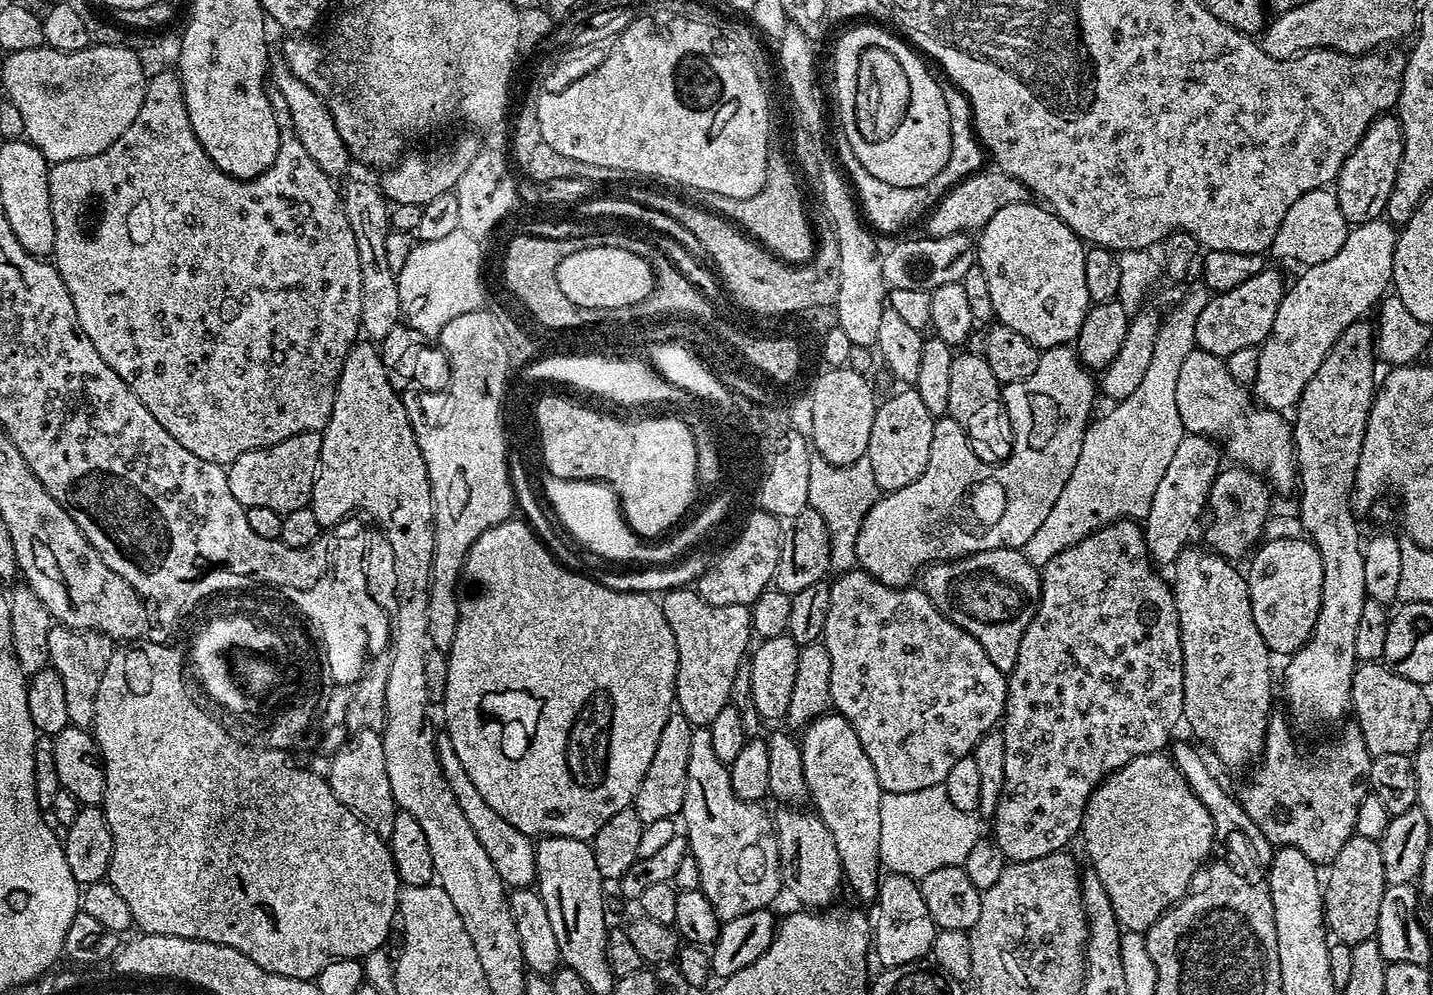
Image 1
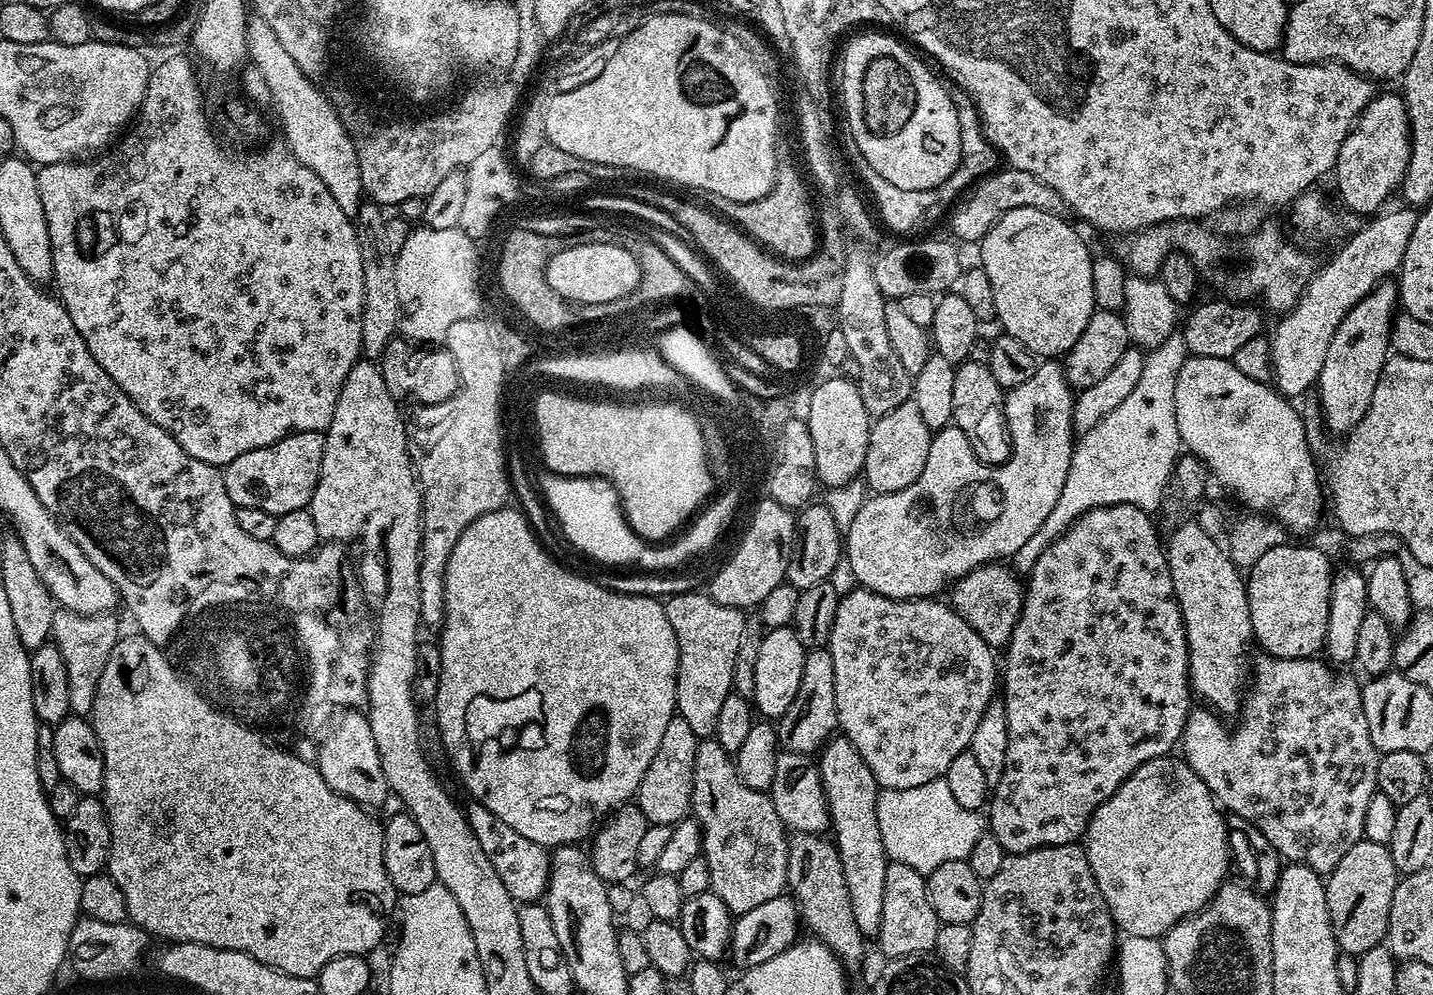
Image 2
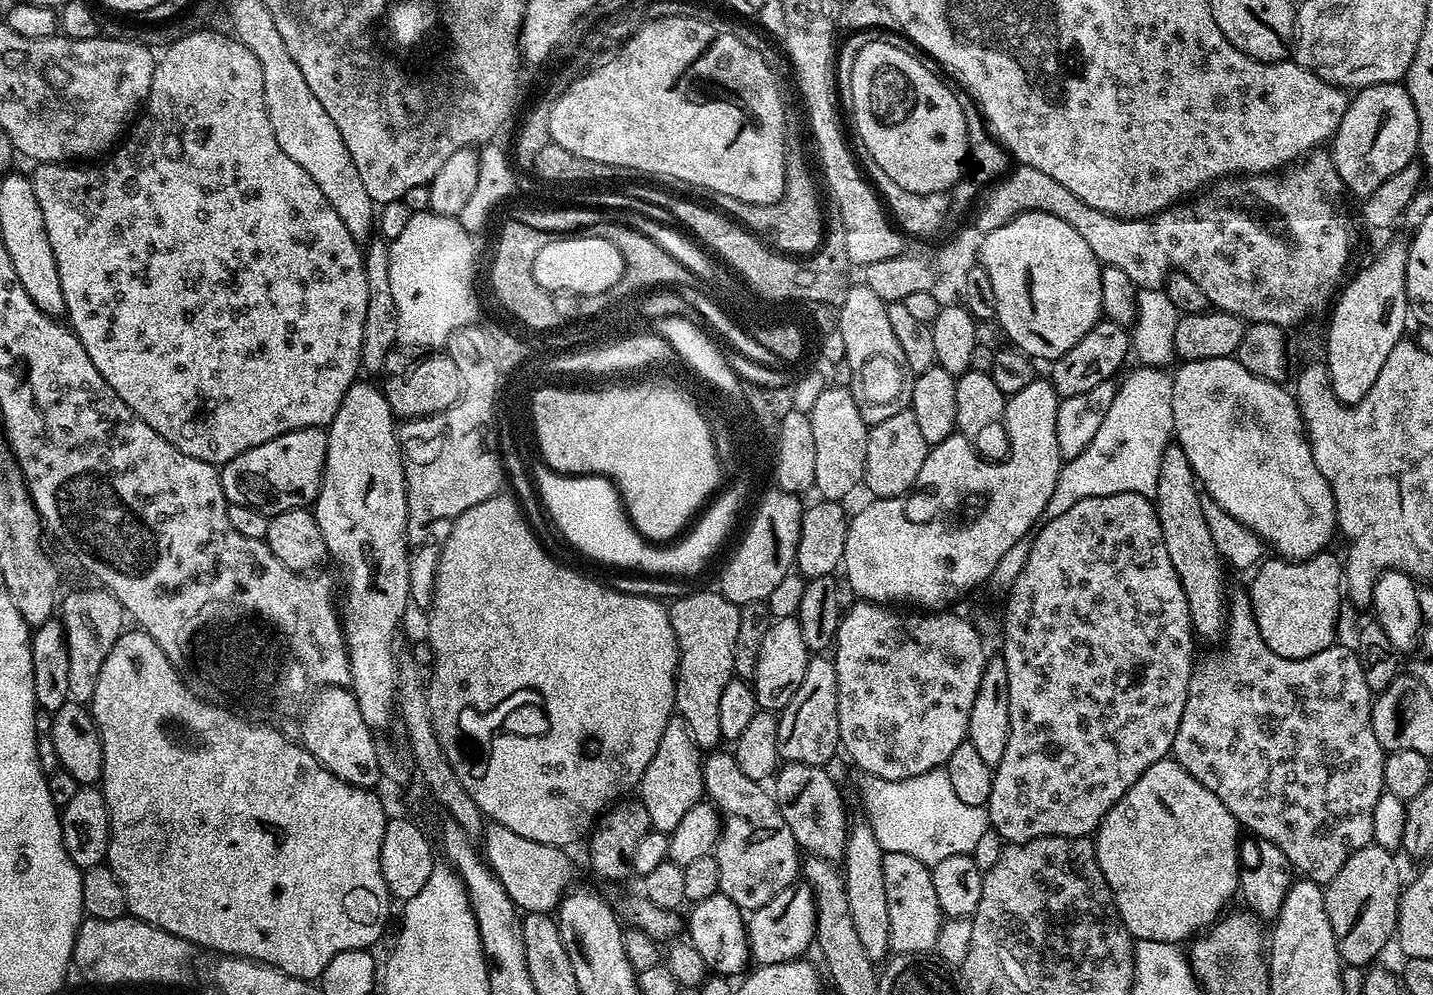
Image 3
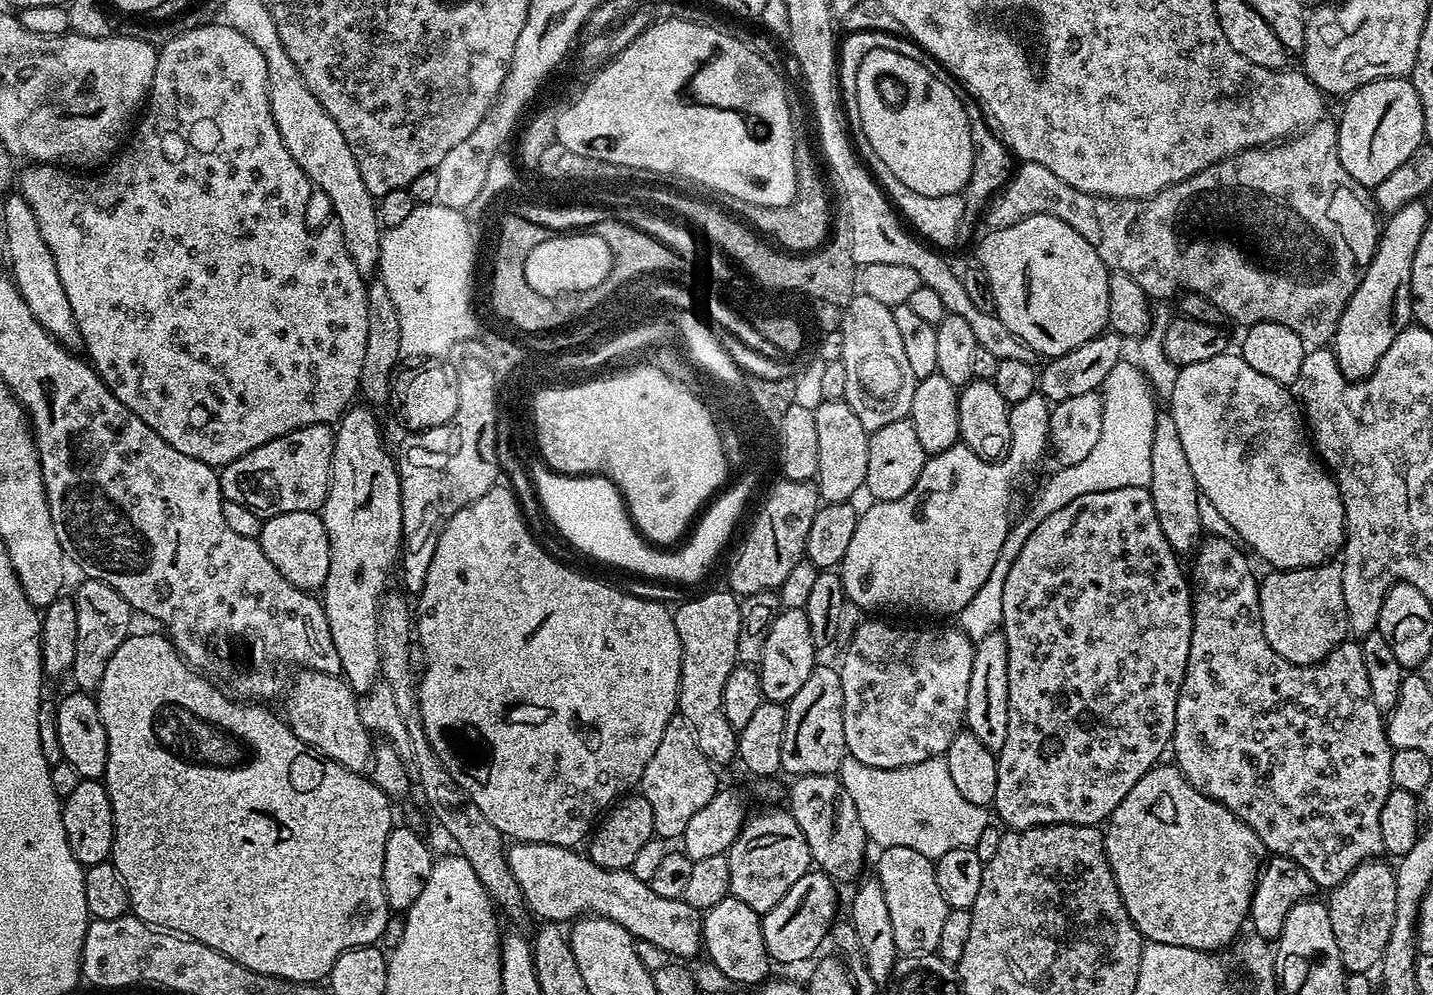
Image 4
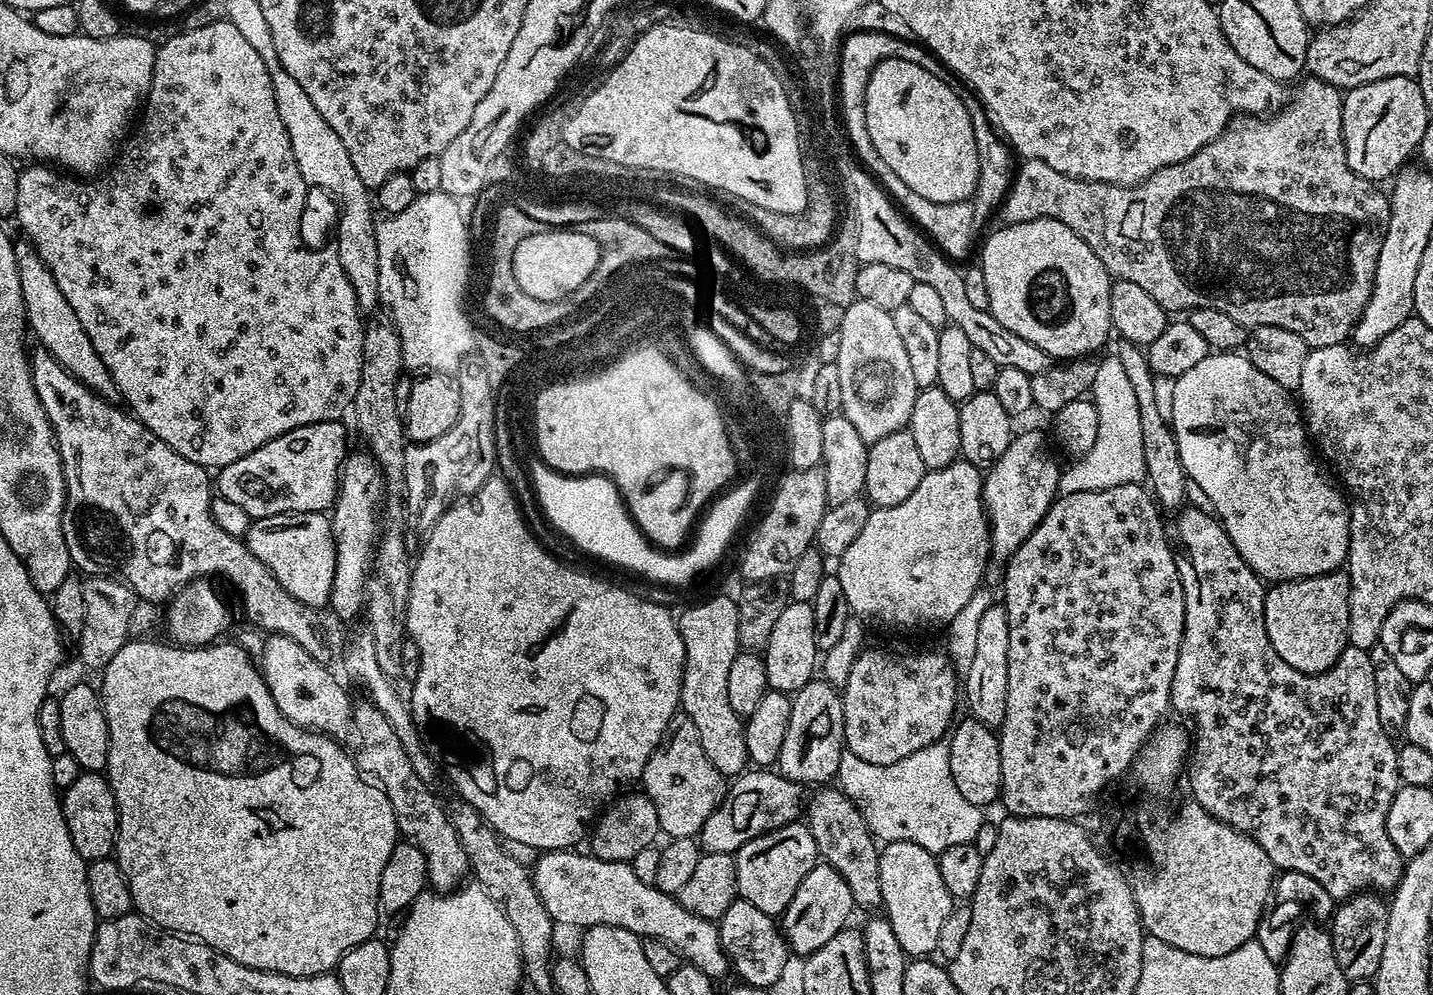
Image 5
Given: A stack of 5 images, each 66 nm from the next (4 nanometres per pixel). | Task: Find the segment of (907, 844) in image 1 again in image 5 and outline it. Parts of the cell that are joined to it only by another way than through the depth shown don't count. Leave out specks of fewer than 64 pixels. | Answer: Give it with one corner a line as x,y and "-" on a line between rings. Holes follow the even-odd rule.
947,743
926,746
918,753
919,760
920,768
904,768
908,766
862,762
858,754
846,750
838,762
836,780
844,795
856,801
877,841
914,842
933,854
945,852
950,846
973,843
986,816
974,802
966,802
954,786

